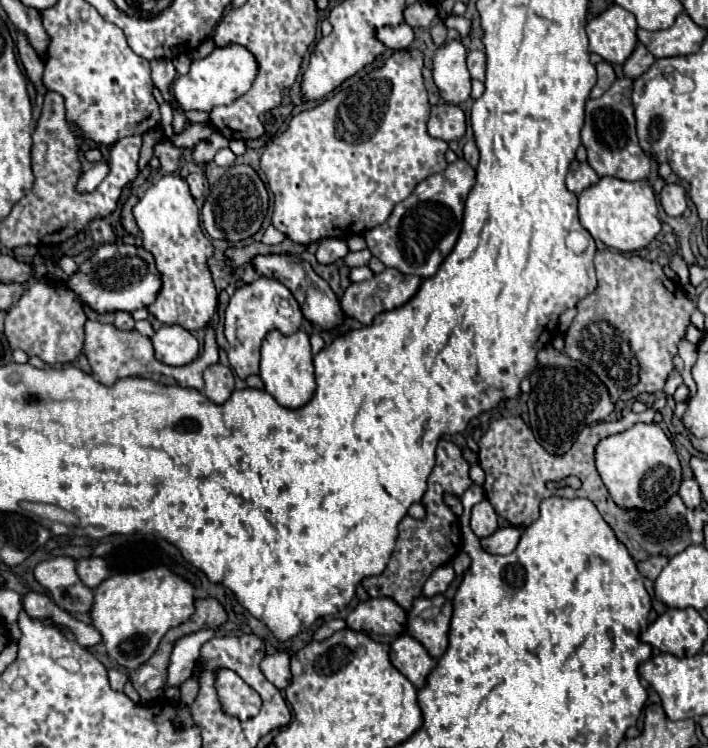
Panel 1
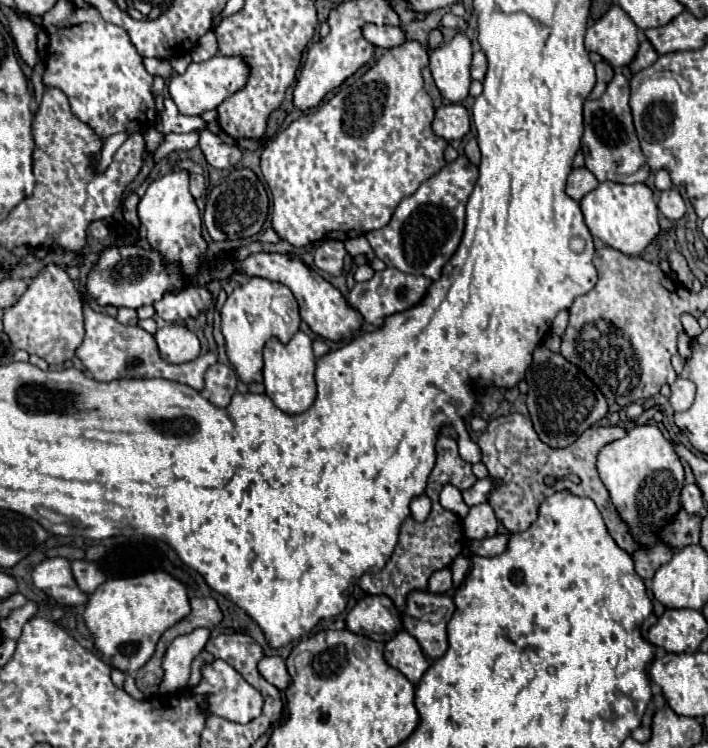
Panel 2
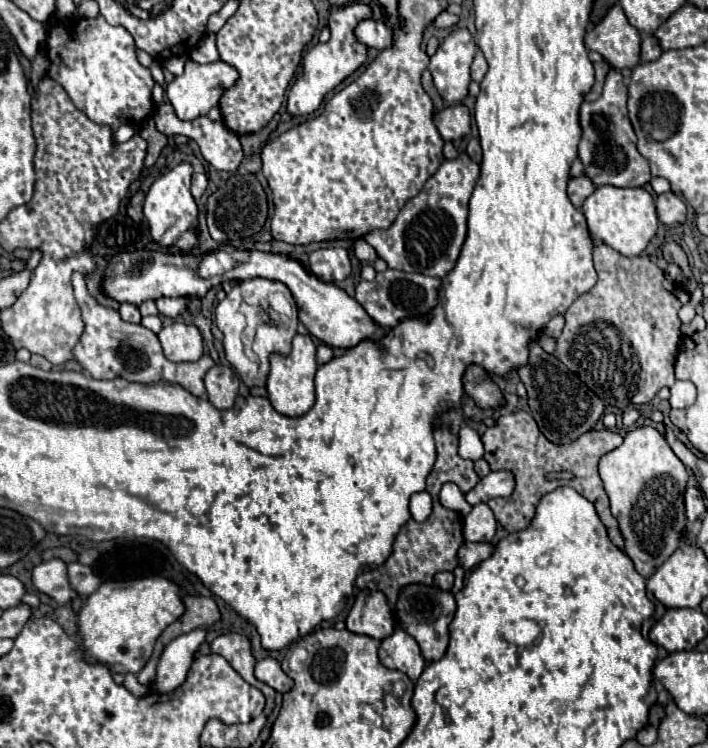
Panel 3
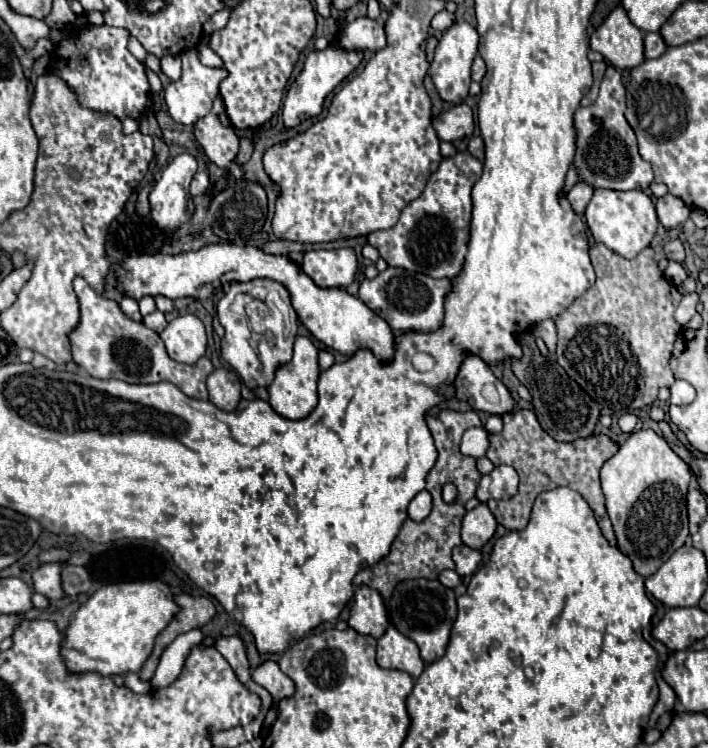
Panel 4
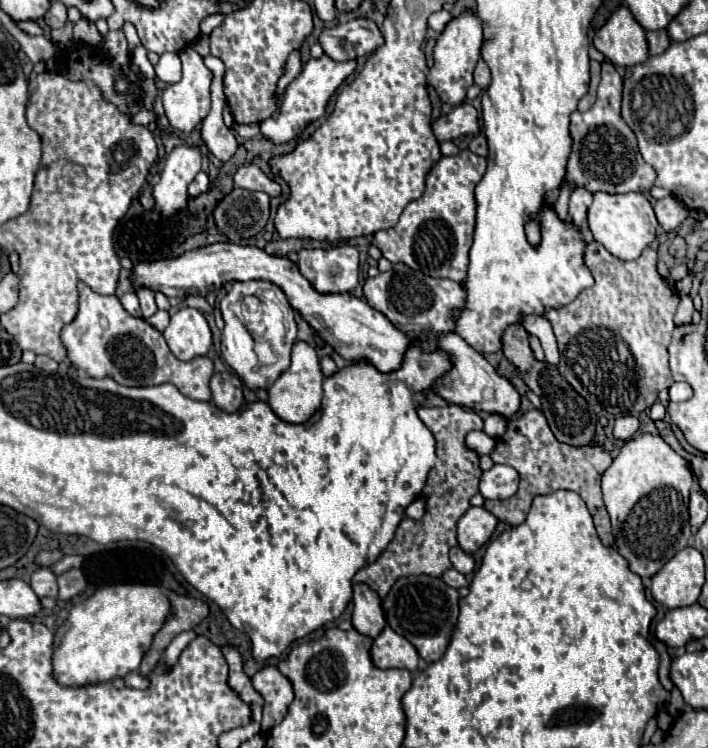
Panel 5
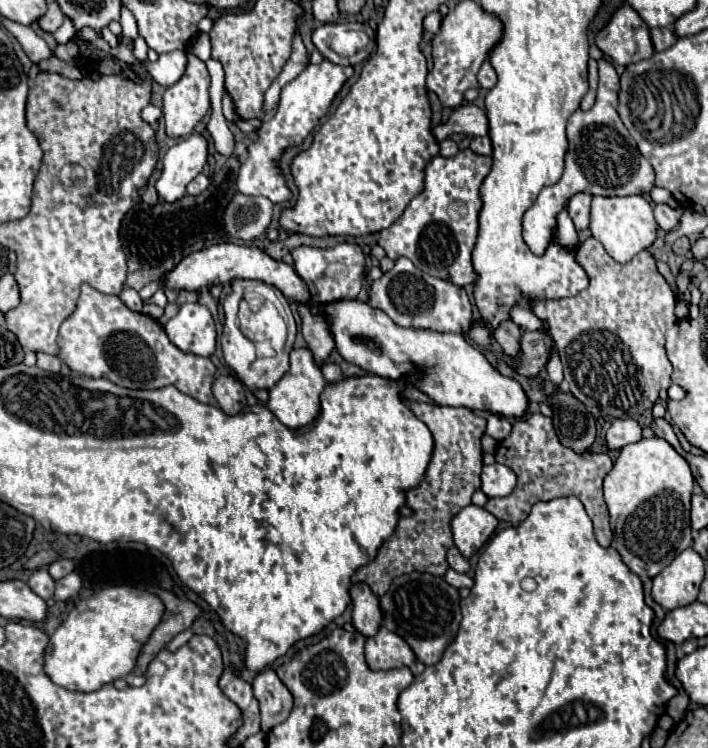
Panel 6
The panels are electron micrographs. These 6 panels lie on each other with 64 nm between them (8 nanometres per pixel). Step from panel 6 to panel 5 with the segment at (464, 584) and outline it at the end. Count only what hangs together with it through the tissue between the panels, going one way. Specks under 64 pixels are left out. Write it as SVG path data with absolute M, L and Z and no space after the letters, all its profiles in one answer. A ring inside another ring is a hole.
M454 568L446 570L446 572L442 574L442 580L444 580L450 588L462 588L462 586L468 586L466 576L462 576L462 574L460 574L458 570L454 570Z

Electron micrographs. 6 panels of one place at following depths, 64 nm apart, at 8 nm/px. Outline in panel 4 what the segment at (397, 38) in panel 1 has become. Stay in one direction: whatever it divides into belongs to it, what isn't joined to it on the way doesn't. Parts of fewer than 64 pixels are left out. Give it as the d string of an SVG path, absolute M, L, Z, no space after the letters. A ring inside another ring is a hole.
M356 18L342 32L344 48L360 48L360 50L377 51L386 46L384 26L370 18Z

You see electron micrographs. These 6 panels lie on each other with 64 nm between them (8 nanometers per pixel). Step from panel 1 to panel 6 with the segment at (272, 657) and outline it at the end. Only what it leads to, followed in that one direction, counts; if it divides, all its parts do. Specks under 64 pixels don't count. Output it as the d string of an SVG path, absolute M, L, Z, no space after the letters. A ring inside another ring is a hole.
M266 668L258 672L258 676L252 682L254 696L260 702L260 716L262 716L262 730L268 732L276 724L284 722L292 710L292 694L286 688L286 684L278 678L278 674L272 668Z

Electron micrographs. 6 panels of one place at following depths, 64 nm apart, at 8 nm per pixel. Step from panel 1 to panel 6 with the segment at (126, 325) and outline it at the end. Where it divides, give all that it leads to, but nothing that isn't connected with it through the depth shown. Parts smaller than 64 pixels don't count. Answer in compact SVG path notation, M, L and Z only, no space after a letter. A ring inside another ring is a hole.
M124 288L124 290L120 292L120 300L122 300L130 310L134 310L134 312L142 312L142 300L140 300L140 296L138 296L136 290L132 290L132 288Z

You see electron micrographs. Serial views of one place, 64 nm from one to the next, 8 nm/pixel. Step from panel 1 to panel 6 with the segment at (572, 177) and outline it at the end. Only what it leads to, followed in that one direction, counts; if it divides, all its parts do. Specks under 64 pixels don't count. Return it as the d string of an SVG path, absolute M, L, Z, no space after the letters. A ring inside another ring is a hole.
M578 192L578 194L574 194L574 196L570 198L570 202L568 202L568 214L570 214L570 218L574 220L576 230L588 228L590 202L592 202L592 196L590 196L590 194L584 194L584 192Z

